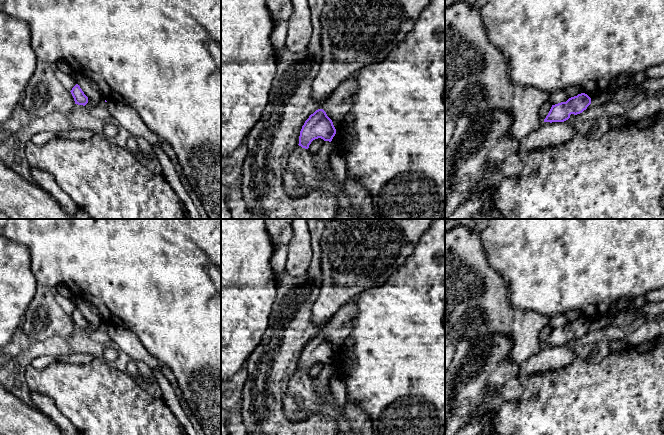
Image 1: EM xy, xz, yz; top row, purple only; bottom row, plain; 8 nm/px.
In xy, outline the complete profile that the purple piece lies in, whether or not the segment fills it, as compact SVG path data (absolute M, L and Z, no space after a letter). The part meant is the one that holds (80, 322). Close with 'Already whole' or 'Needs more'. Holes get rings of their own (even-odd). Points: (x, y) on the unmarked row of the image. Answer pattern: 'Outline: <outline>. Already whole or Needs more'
Outline: M76 308L70 316L74 322L75 328L85 330L88 327L88 321L84 318L78 308Z. Already whole

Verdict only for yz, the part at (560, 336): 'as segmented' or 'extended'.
as segmented

